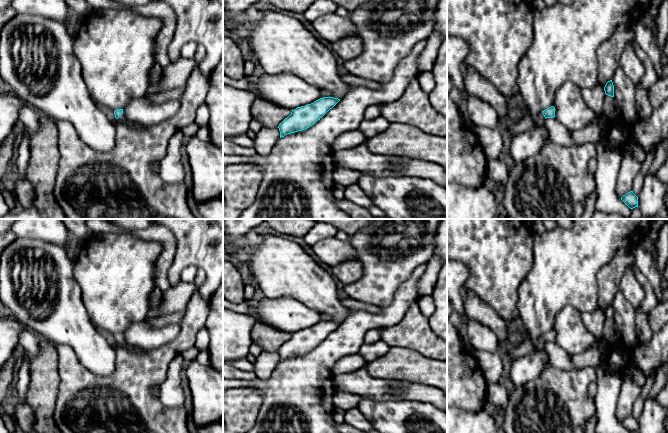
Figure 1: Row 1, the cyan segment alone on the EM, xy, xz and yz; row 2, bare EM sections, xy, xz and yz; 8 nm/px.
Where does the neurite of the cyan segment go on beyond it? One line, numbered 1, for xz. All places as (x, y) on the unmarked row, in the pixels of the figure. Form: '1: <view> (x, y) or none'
1: none

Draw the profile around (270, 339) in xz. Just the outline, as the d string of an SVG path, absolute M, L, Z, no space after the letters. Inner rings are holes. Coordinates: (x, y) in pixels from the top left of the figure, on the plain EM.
M256 321L251 337L253 343L259 345L262 351L274 352L291 338L292 334L278 330L261 321Z

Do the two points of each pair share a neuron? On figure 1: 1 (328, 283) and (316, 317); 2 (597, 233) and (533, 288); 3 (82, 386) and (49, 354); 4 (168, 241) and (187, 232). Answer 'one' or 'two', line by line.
1: two
2: one
3: two
4: two

